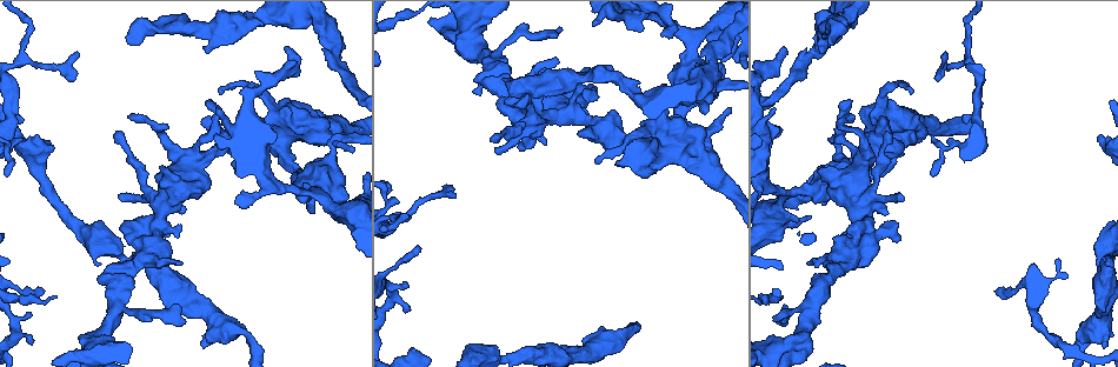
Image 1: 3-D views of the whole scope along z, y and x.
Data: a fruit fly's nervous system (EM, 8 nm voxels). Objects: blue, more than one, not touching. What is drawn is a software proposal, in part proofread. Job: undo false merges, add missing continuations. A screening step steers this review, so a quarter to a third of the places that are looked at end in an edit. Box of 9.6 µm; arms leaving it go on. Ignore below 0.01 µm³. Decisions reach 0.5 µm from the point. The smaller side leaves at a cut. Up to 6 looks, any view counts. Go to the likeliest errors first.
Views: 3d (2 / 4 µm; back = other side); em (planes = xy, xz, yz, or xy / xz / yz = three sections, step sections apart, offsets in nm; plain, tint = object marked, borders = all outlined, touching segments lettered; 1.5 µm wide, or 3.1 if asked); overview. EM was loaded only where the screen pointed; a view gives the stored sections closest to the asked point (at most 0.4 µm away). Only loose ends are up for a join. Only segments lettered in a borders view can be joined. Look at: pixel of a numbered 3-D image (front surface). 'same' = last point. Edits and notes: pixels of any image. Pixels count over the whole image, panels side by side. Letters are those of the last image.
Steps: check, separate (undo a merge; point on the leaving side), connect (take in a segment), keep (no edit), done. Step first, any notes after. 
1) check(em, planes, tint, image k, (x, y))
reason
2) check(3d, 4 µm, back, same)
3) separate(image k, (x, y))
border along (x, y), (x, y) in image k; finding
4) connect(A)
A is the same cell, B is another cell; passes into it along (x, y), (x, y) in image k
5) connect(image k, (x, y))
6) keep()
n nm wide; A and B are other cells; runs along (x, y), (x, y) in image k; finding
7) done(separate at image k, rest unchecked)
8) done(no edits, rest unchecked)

check(3d, 4 µm, image 1, (832, 43))
branch stops here

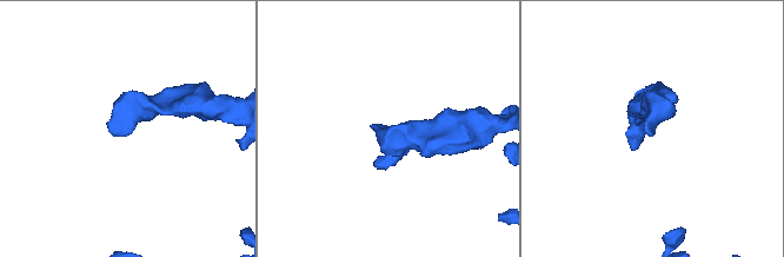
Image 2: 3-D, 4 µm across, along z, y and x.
check(em, xy, step 4, tint, image 2, (649, 134))

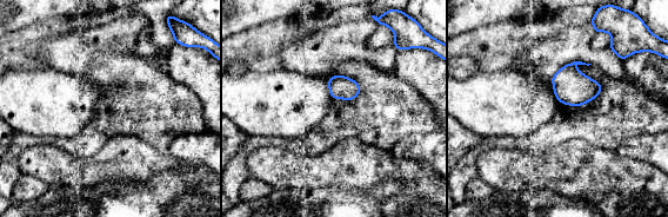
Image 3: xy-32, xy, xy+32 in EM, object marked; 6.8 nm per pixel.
check(em, planes, borders, same)
cut it another way

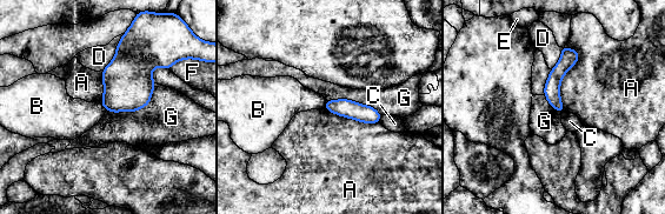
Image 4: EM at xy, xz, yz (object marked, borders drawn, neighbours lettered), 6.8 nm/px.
keep()
A, B, C, D, E, F and G are other cells; border along (155, 84), (139, 109), (106, 111) in image 4; none of them fits

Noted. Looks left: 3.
check(em, yz, step 8, tint, image 1, (40, 292))
tapers out

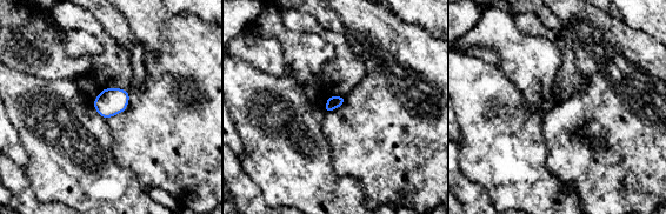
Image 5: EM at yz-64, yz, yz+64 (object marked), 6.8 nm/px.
check(em, planes, borders, same)
cut it another way

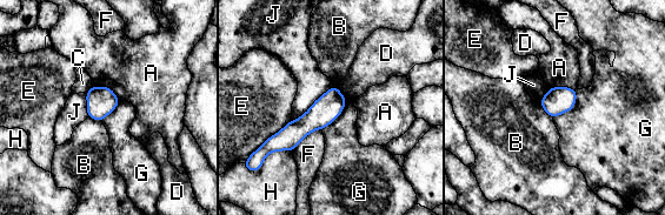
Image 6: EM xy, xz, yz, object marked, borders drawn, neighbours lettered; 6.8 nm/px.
keep()
180 nm wide; A, B, C, D, E, F, G, H and J are other cells; runs along (343, 101), (271, 140) in image 6; none of them fits

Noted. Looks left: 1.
check(em, planes, borders, image 1, (118, 132))
branch stops here

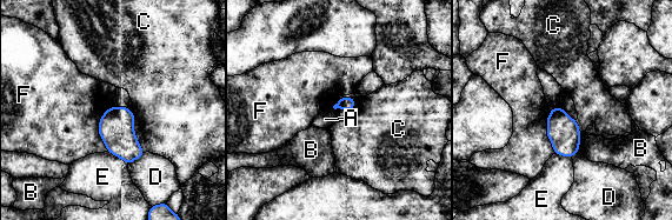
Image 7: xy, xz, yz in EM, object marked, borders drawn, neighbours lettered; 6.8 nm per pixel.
keep()
A, B, C, D, E and F are other cells; border along (554, 107), (546, 130), (553, 153) in image 7; no lettered segment goes on from it

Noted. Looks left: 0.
done(no edits, rest unchecked)

